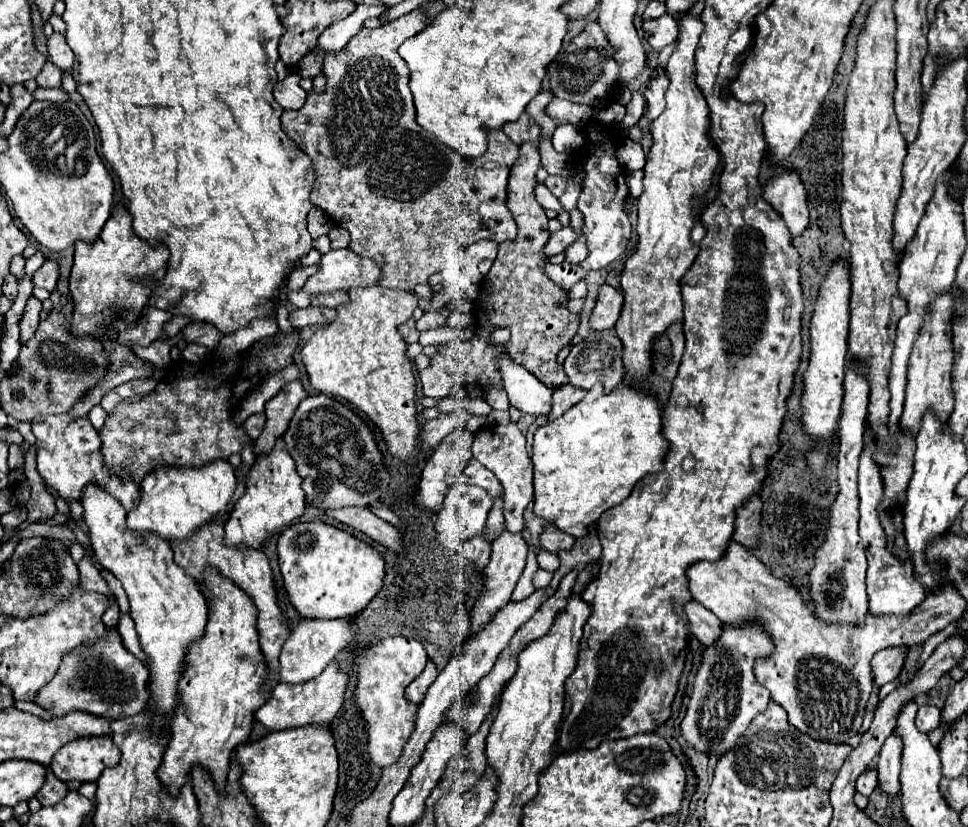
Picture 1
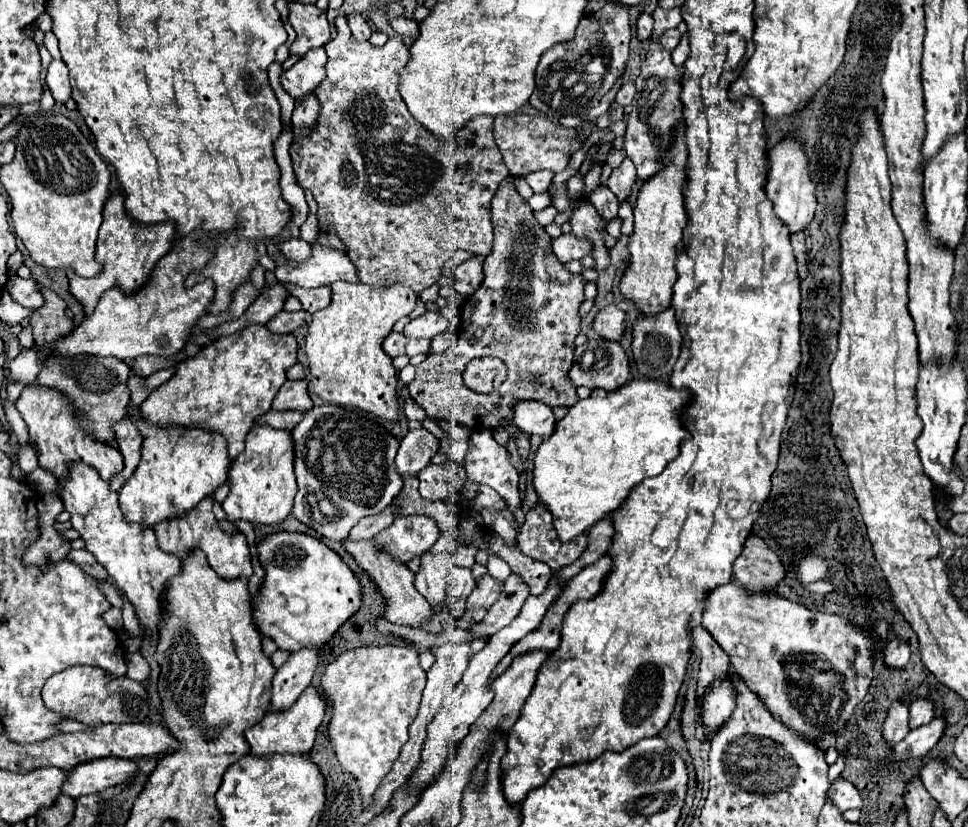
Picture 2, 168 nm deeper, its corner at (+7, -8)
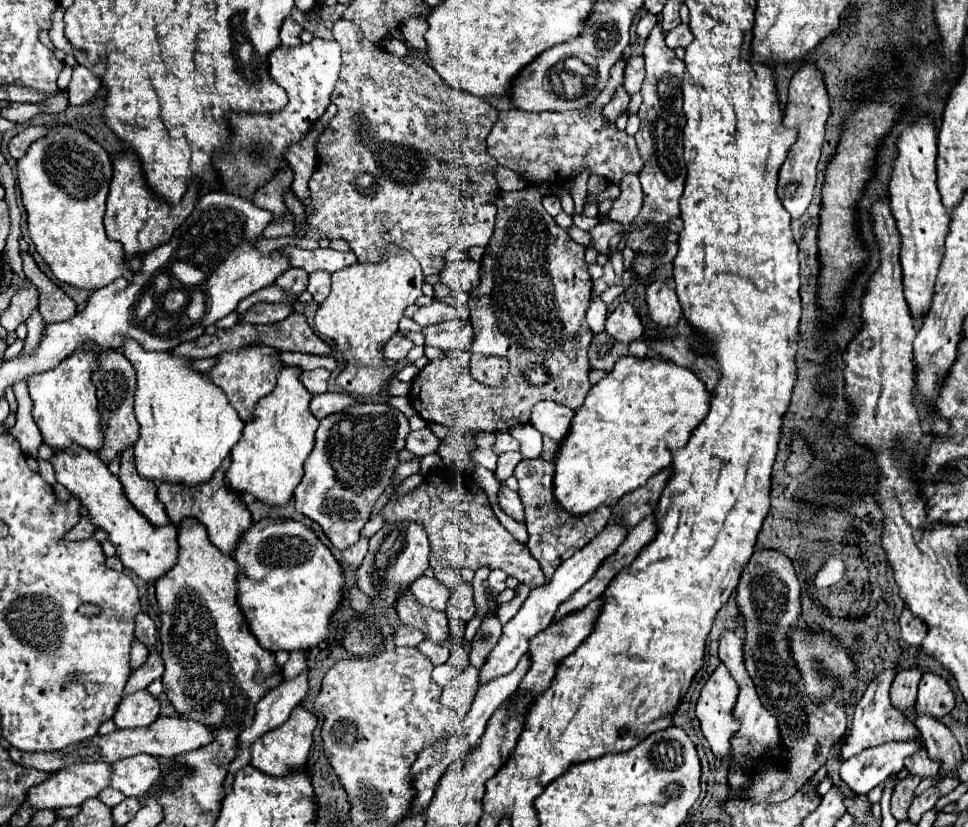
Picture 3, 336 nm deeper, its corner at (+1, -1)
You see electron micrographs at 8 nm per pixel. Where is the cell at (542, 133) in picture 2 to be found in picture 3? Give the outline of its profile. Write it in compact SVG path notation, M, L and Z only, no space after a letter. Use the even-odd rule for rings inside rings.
M521 109L501 111L487 137L487 151L499 165L513 169L529 185L573 179L583 167L589 167L591 173L603 175L611 183L619 183L625 173L639 173L643 167L635 139L625 131L615 129L613 123L605 123L601 113L587 115L585 109L569 113L529 113Z

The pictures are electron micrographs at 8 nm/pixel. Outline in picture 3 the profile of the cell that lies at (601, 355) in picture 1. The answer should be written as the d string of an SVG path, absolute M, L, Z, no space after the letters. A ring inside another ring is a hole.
M605 331L593 337L589 347L591 369L611 371L617 359L621 359L623 355L633 355L637 359L643 359L647 355L647 345L641 339L635 339L633 343L619 343Z

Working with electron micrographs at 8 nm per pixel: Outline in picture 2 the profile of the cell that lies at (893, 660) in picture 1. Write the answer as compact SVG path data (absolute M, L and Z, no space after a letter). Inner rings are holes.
M893 636L885 646L885 664L891 668L903 668L909 662L909 644L899 636Z

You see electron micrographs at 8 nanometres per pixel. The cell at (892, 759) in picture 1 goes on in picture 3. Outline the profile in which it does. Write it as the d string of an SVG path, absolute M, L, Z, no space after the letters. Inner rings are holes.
M917 669L899 671L891 685L891 705L899 709L911 723L917 721L915 703L917 703L919 679L921 679L921 673Z

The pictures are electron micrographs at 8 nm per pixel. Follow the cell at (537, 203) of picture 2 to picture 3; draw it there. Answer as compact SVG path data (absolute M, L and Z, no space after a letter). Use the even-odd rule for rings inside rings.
M545 195L545 197L543 197L543 207L545 207L545 211L547 211L551 217L555 217L555 215L561 213L561 203L559 203L557 195Z

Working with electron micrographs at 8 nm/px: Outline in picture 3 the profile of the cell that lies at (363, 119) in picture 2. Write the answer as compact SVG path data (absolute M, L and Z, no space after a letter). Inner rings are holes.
M339 19L333 27L333 37L343 49L343 65L341 65L339 81L331 93L331 101L339 107L339 111L329 121L329 125L325 127L325 131L321 133L321 137L317 139L317 145L315 145L319 163L317 163L317 171L313 173L313 177L309 181L311 205L313 205L313 213L309 217L309 231L313 237L327 237L327 239L343 237L351 245L351 251L357 255L357 259L361 263L379 263L381 259L385 259L387 249L391 245L395 245L395 247L407 249L419 261L425 277L441 273L441 269L445 265L445 253L449 247L463 247L465 251L473 245L485 247L493 235L495 213L497 213L495 199L499 195L499 185L495 181L497 161L487 155L487 135L491 131L491 125L497 121L497 109L481 97L465 95L465 93L455 91L449 85L445 85L439 79L439 75L429 67L429 63L425 63L425 59L419 59L419 55L415 55L413 49L409 49L409 53L405 57L397 57L397 55L385 51L383 47L367 41L361 35L361 29L351 21Z

